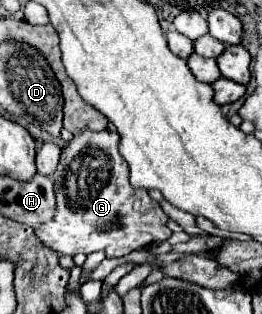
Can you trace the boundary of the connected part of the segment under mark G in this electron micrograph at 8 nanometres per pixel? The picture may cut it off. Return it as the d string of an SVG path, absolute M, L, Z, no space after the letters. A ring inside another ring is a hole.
M83 129L73 135L67 147L63 147L59 165L51 175L57 197L55 215L51 221L43 223L43 227L35 229L35 233L47 247L65 255L75 255L75 253L89 255L101 249L107 253L107 257L123 257L139 247L167 239L167 215L163 213L159 203L155 203L149 197L147 191L131 187L127 175L127 161L119 155L117 145L119 145L119 135L113 129L105 131Z

